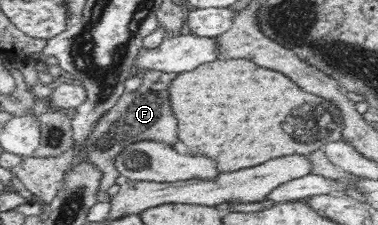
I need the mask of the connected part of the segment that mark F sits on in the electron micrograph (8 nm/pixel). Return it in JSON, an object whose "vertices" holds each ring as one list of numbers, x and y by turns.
{"vertices":[[148,69,141,72,142,87,134,92,123,94,116,102,114,108,94,128,94,136,88,146,88,158,92,159,104,173,100,184,100,194,106,192,110,186,116,184,116,178,121,174,116,168,116,156,128,146,143,143,146,140,164,142,166,144,178,144,178,117,170,103,171,85,179,76,177,72,164,72,160,69]]}

